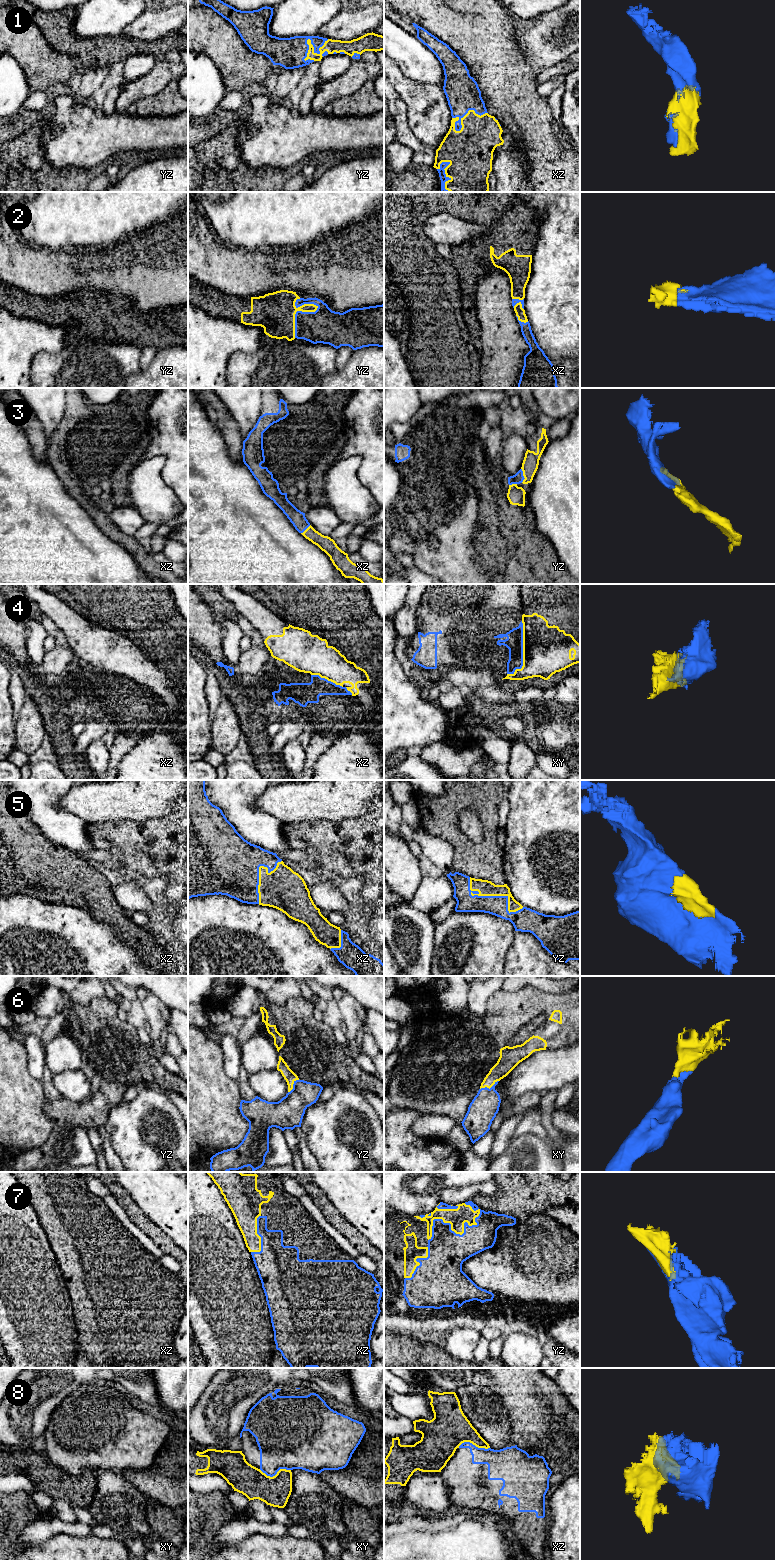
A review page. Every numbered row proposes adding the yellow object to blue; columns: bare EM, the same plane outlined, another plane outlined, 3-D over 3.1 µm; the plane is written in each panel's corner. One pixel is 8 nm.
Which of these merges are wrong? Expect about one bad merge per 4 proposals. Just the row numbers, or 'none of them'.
4, 8

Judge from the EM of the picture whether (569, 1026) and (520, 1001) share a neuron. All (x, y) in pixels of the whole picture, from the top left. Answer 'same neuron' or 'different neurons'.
same neuron

